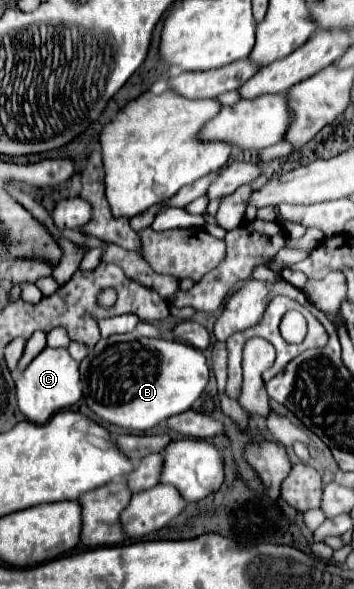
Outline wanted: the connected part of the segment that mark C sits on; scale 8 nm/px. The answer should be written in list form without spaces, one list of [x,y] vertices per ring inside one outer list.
[[[45,347],[21,373],[17,383],[17,403],[19,411],[33,423],[45,423],[57,411],[71,407],[81,397],[79,363],[69,355],[67,349]]]

